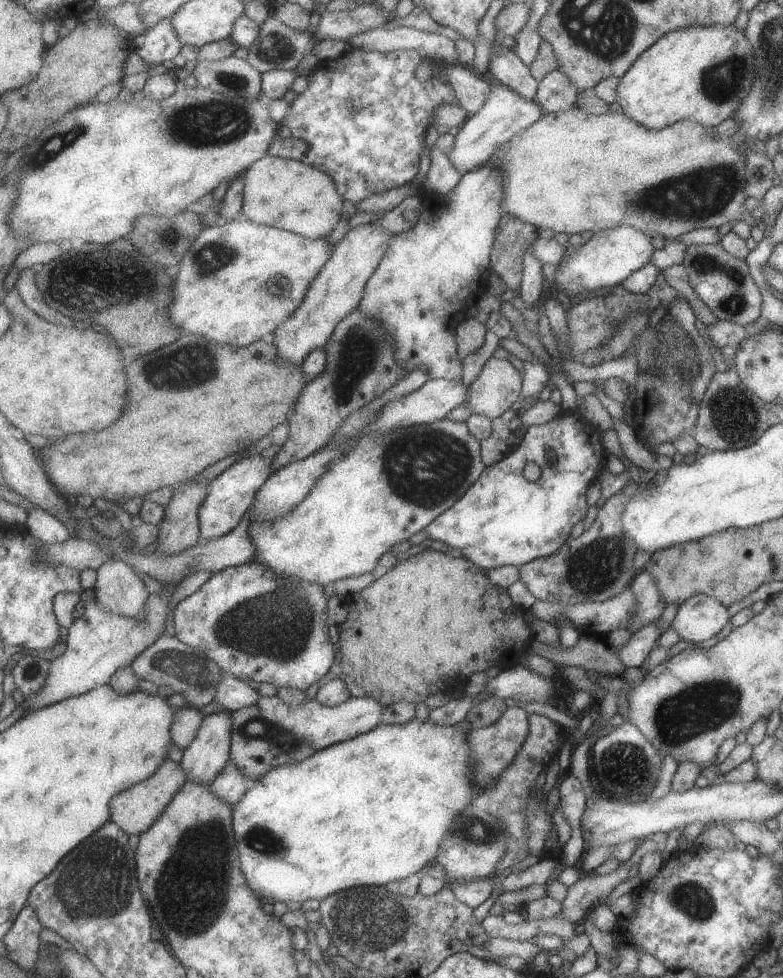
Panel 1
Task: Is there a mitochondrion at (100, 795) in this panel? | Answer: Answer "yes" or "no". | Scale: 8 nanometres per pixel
no

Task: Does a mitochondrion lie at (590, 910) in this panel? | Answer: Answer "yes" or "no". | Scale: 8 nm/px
no

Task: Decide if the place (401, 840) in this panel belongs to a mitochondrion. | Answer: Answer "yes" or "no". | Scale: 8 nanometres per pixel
no

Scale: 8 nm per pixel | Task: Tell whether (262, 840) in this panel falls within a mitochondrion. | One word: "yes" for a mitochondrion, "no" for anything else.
yes

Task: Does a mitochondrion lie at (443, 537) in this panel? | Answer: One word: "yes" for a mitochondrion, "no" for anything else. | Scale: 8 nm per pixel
no

